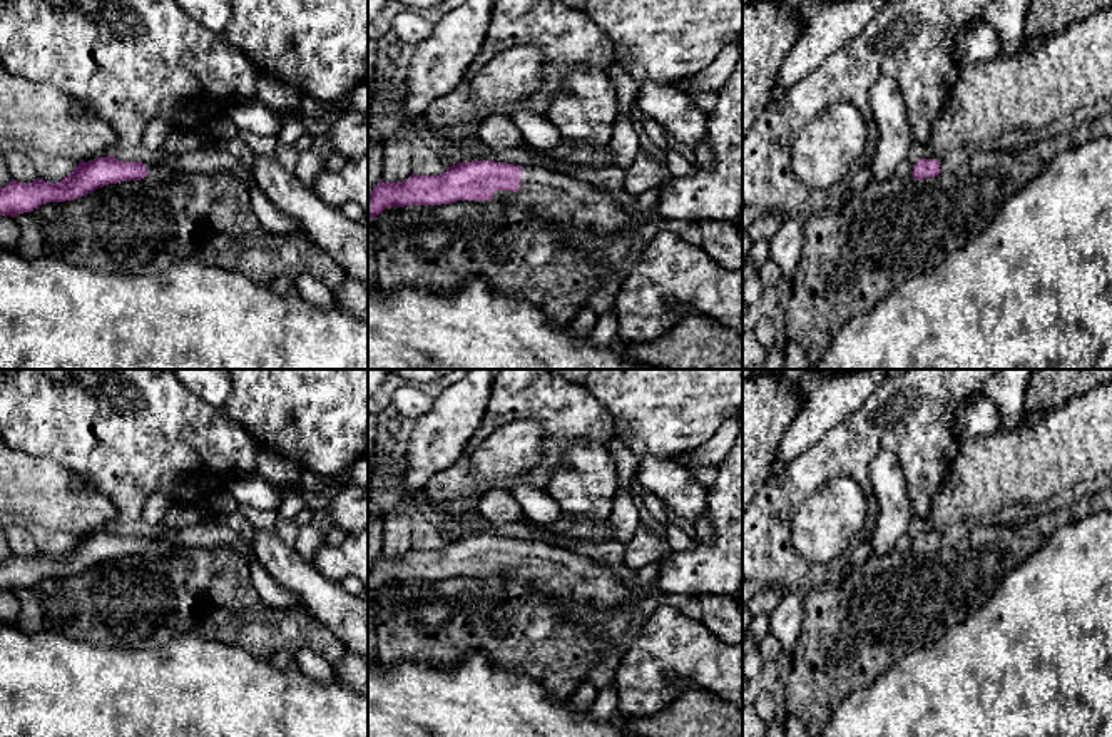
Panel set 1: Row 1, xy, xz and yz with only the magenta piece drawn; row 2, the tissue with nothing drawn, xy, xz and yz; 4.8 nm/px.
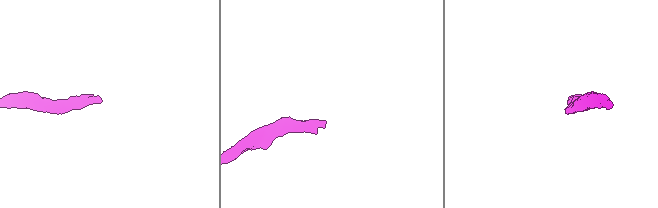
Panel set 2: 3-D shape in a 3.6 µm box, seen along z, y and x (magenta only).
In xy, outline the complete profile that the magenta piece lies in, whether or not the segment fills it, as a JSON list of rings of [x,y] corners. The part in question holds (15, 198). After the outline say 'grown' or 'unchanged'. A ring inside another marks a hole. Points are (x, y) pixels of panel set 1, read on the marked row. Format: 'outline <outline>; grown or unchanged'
outline [[[112,155],[95,157],[89,162],[80,160],[67,177],[55,184],[48,184],[38,177],[28,184],[12,179],[5,187],[0,187],[0,216],[15,217],[22,212],[32,212],[47,202],[74,201],[120,180],[140,180],[144,177],[169,180],[174,175],[177,172],[157,162],[124,162]]]; grown

